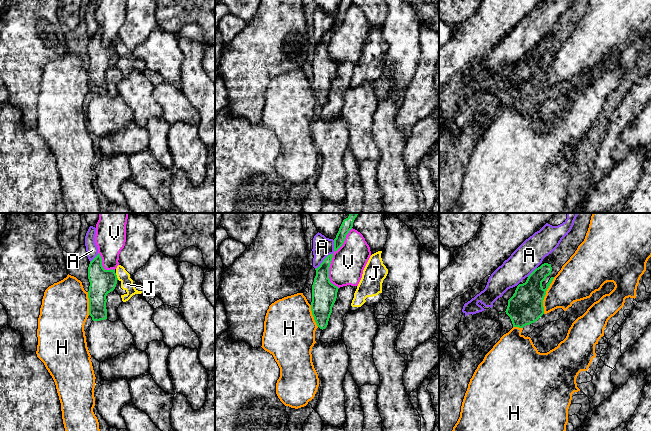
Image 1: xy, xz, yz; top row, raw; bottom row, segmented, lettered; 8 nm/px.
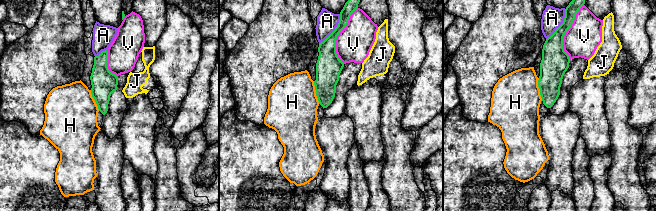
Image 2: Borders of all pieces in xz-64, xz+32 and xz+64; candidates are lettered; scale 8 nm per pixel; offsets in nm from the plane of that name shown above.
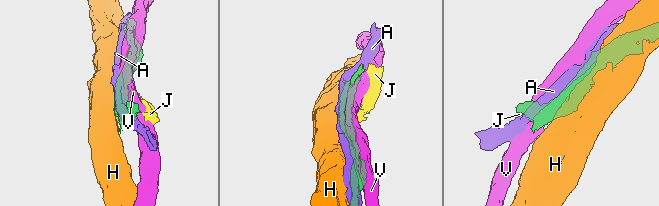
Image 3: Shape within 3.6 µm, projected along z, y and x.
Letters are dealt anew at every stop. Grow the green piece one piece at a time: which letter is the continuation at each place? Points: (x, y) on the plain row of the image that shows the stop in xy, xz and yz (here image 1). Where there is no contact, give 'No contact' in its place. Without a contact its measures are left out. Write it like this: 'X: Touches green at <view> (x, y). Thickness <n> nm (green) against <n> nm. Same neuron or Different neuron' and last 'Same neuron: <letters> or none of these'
A: Touches green at xz (330, 30). Thickness 140 nm (green) against 160 nm. Different neuron
H: Touches green at yz (545, 70). Thickness 280 nm (green) against 300 nm. Different neuron
J: Touches green at xy (116, 52). Thickness 200 nm (green) against 100 nm. Different neuron
V: Touches green at xz (331, 35). Thickness 170 nm (green) against 260 nm. Different neuron
Same neuron: none of these

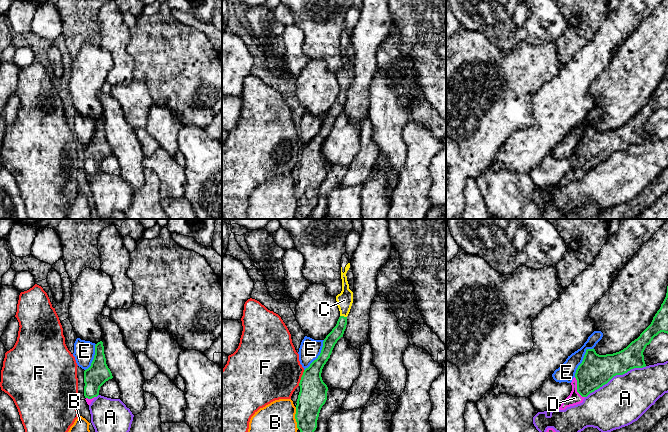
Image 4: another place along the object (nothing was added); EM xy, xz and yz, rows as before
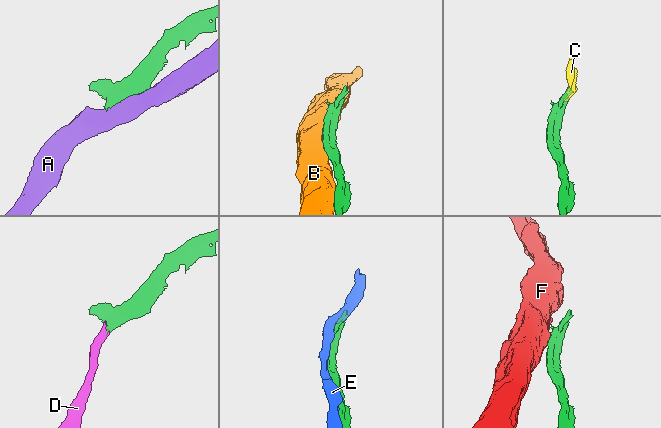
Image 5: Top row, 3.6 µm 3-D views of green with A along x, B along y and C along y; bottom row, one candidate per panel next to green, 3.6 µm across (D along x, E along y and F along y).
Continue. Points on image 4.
A: Touches green at yz (615, 151). Thickness 260 nm (green) against 380 nm. Different neuron
B: Touches green at xz (295, 194). Thickness 220 nm (green) against 380 nm. Different neuron
C: Touches green at xz (343, 92). Thickness 100 nm (green) against 130 nm. Same neuron
D: Touches green at yz (577, 164). Thickness 260 nm (green) against 100 nm. Same neuron
E: Touches green at yz (583, 136). Thickness 260 nm (green) against 140 nm. Different neuron
F: Touches green at xz (301, 154). Thickness 220 nm (green) against 480 nm. Different neuron
Same neuron: C, D

